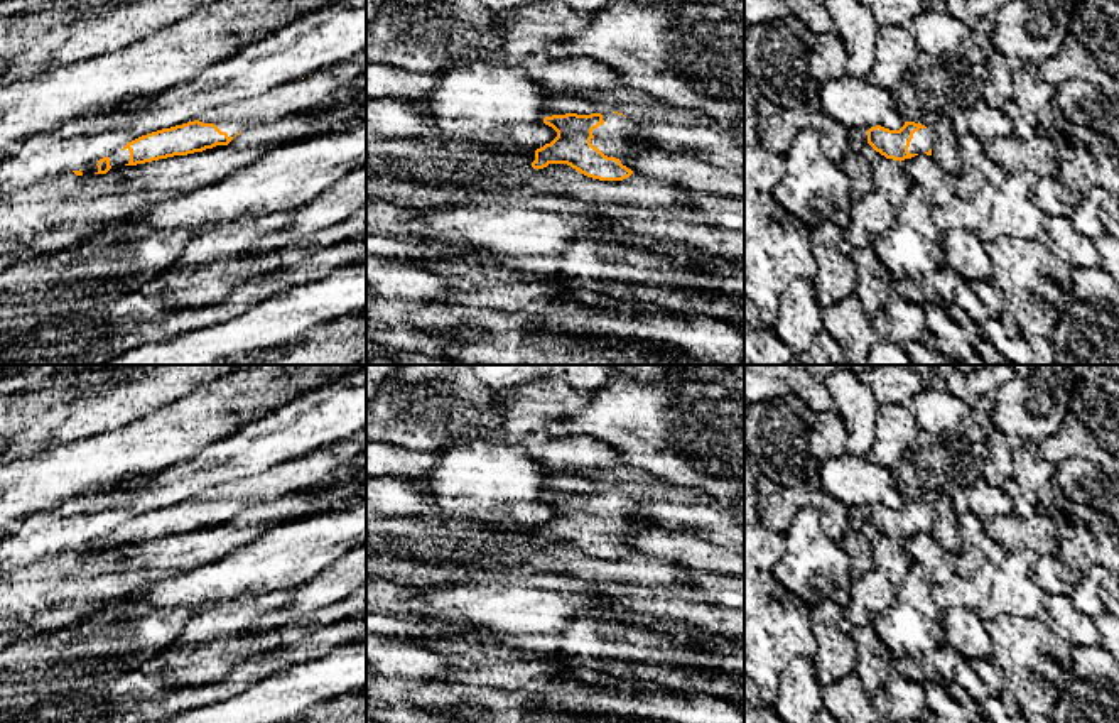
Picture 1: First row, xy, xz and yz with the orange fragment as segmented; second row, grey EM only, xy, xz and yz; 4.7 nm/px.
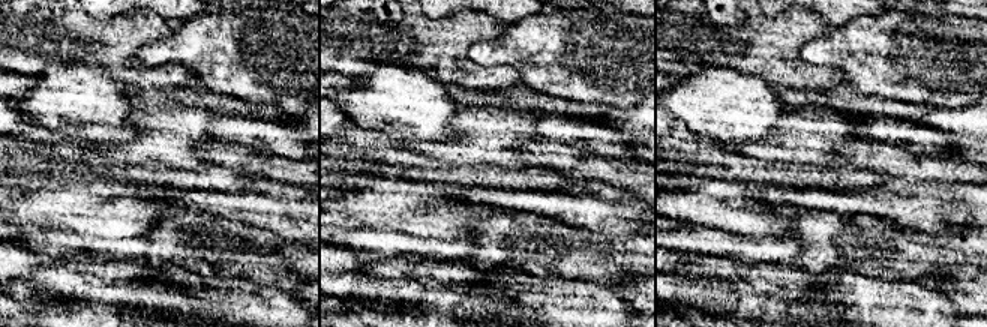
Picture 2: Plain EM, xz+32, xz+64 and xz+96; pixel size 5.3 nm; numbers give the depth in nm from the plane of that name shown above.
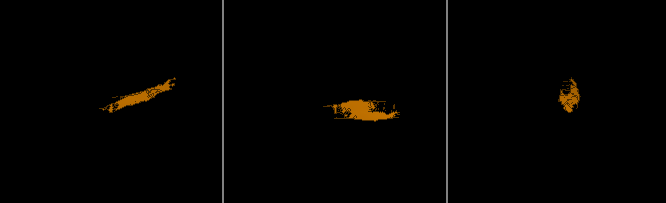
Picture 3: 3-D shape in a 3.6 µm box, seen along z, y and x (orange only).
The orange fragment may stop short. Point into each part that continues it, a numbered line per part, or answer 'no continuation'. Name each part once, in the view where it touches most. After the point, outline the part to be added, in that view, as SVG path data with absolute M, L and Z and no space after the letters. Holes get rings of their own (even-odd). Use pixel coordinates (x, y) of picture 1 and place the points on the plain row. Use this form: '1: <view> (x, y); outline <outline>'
1: xz (613, 517); outline M604 492L604 502L592 508L591 522L604 534L628 537L645 530L658 529L655 524L635 517L631 512L640 502L618 492Z
2: yz (922, 519); outline M920 507L913 512L908 530L910 532L925 532L933 525L933 515L928 507Z

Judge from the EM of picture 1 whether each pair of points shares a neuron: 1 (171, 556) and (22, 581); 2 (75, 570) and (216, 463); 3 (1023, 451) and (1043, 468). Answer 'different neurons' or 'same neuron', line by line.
1: same neuron
2: different neurons
3: same neuron

